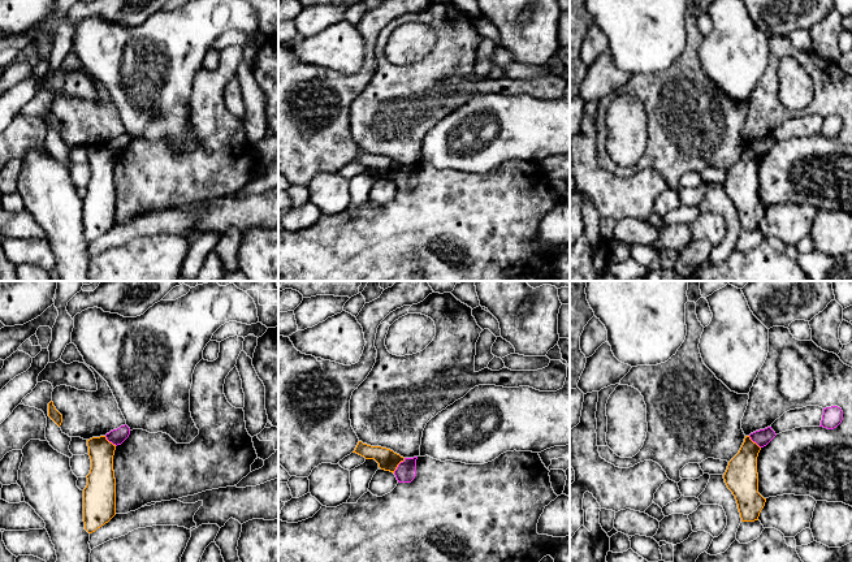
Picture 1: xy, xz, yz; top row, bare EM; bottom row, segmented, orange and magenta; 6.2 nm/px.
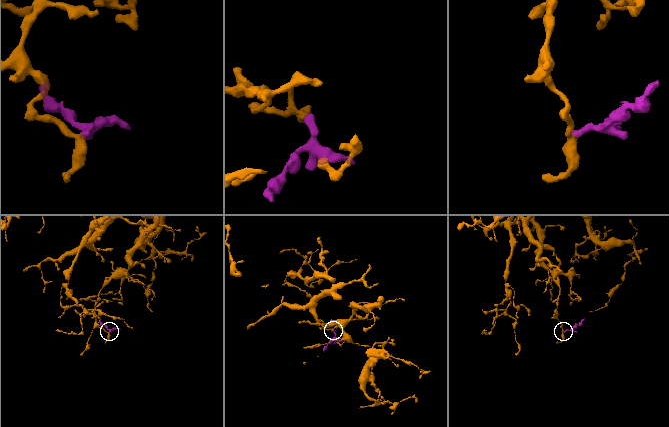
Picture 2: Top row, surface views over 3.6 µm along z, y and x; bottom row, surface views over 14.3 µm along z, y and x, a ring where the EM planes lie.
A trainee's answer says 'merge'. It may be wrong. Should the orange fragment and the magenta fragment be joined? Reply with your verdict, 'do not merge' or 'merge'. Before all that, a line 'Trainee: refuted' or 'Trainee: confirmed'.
Trainee: refuted
do not merge

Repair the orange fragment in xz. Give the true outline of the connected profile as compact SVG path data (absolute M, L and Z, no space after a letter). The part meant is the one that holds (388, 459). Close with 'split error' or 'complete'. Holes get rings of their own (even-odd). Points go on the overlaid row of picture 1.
M362 441L358 442L353 453L356 453L366 459L375 459L381 470L390 471L393 474L397 470L398 464L405 461L403 457L390 449L381 446L371 446L363 444Z; complete

